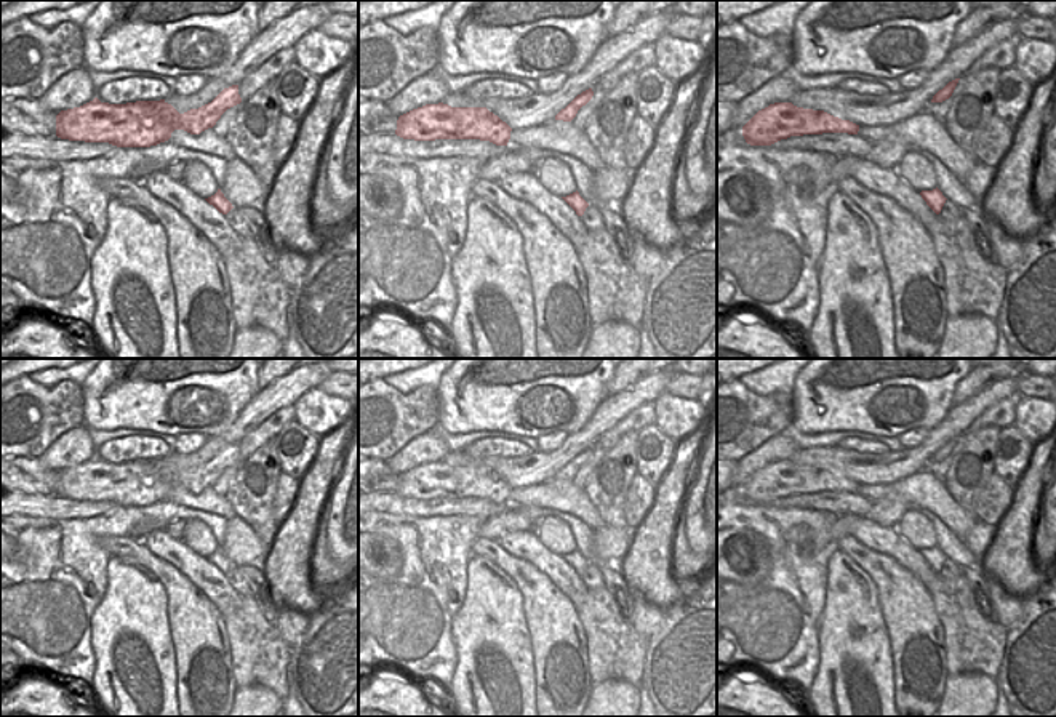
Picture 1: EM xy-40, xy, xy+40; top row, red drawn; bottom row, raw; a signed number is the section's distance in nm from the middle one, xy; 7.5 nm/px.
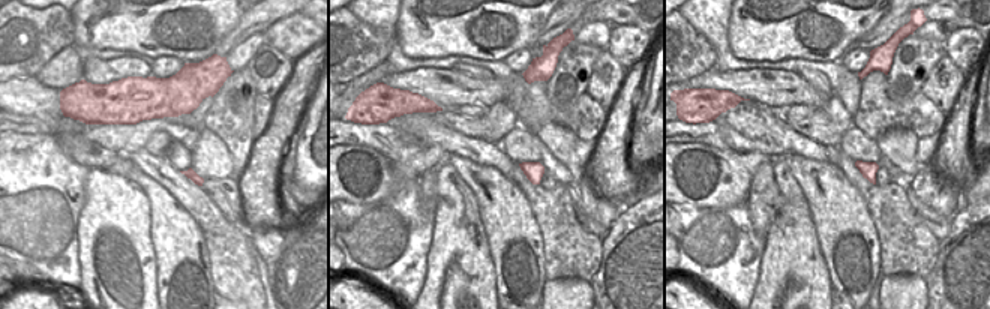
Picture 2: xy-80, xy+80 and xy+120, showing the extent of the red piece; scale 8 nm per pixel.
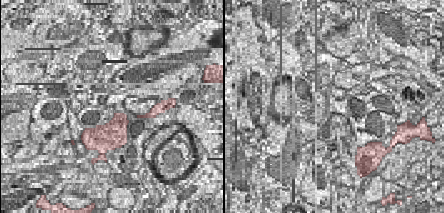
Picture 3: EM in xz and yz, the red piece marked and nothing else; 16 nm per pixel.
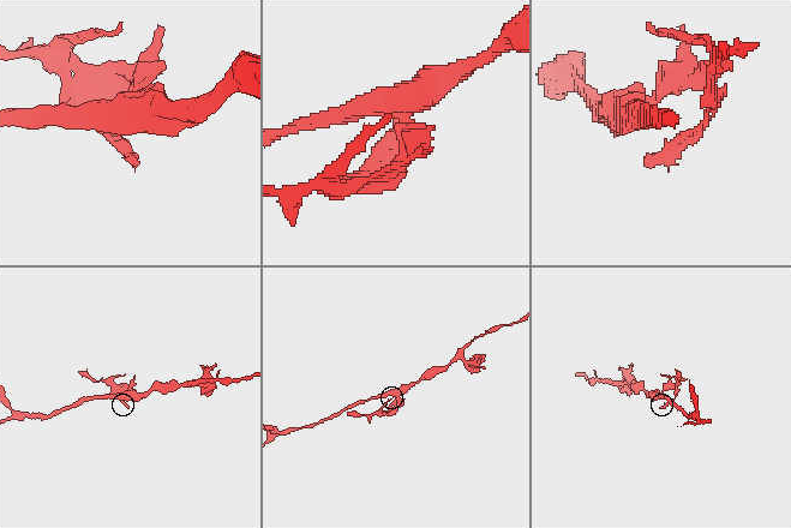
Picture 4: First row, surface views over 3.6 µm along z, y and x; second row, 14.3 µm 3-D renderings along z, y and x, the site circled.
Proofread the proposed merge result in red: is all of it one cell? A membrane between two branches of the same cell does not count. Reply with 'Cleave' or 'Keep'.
Cleave

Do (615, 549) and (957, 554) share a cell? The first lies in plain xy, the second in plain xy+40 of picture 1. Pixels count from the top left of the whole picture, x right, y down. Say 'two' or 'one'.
two

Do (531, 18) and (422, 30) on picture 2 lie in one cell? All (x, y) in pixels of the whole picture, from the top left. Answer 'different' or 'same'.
same

